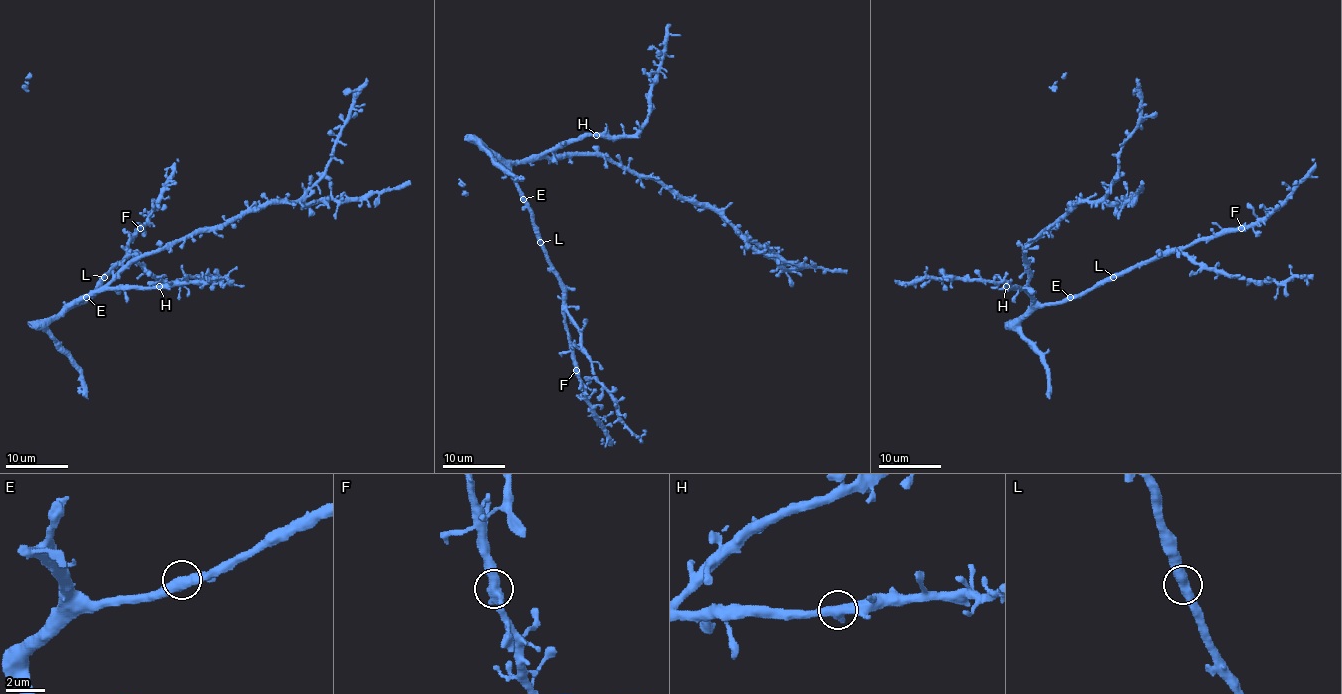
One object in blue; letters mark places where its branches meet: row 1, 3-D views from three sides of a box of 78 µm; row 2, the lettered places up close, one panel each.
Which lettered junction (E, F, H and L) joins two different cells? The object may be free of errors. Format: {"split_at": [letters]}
{"split_at": []}

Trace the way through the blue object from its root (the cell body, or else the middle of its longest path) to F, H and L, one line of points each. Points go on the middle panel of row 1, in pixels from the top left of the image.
F: (542, 159), (515, 162), (511, 166), (511, 177), (531, 213), (559, 280), (563, 323), (576, 370)
H: (542, 159), (548, 151), (587, 135), (596, 135)
L: (542, 159), (515, 162), (511, 166), (511, 177), (531, 213), (540, 242)

